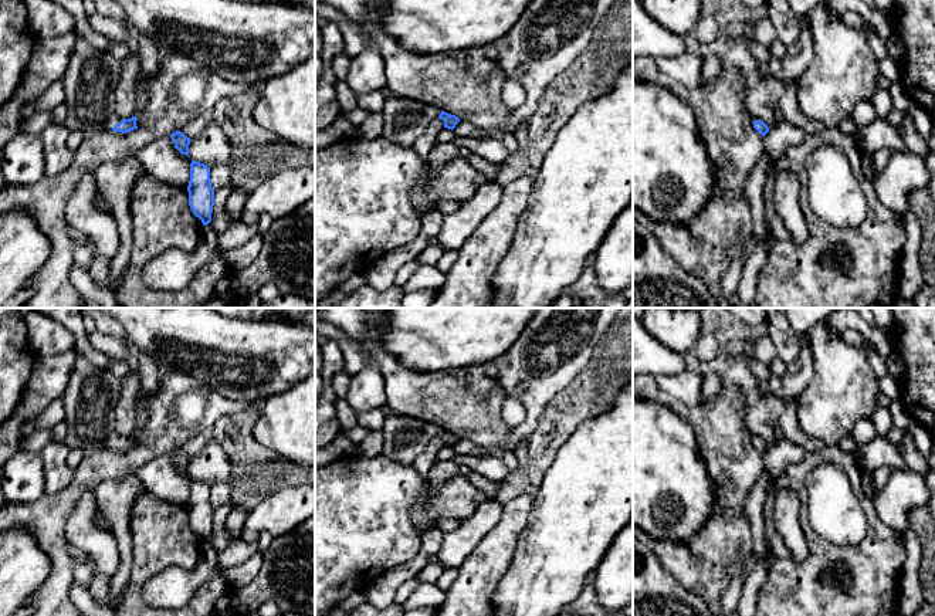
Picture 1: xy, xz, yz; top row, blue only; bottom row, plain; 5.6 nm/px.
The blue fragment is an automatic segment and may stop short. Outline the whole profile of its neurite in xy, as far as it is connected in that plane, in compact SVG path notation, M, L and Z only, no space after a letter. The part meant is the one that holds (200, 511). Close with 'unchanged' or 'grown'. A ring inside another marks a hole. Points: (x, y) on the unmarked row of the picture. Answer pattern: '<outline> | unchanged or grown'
M192 477L190 498L187 504L189 524L203 544L211 539L214 507L211 505L210 485Z | unchanged

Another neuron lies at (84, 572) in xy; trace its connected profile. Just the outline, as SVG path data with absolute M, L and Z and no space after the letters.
M94 562L79 563L74 569L74 582L77 582L85 588L89 588L89 583L91 583L94 575L95 575Z

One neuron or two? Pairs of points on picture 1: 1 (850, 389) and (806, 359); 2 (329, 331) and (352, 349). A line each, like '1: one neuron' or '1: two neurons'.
1: two neurons
2: one neuron

